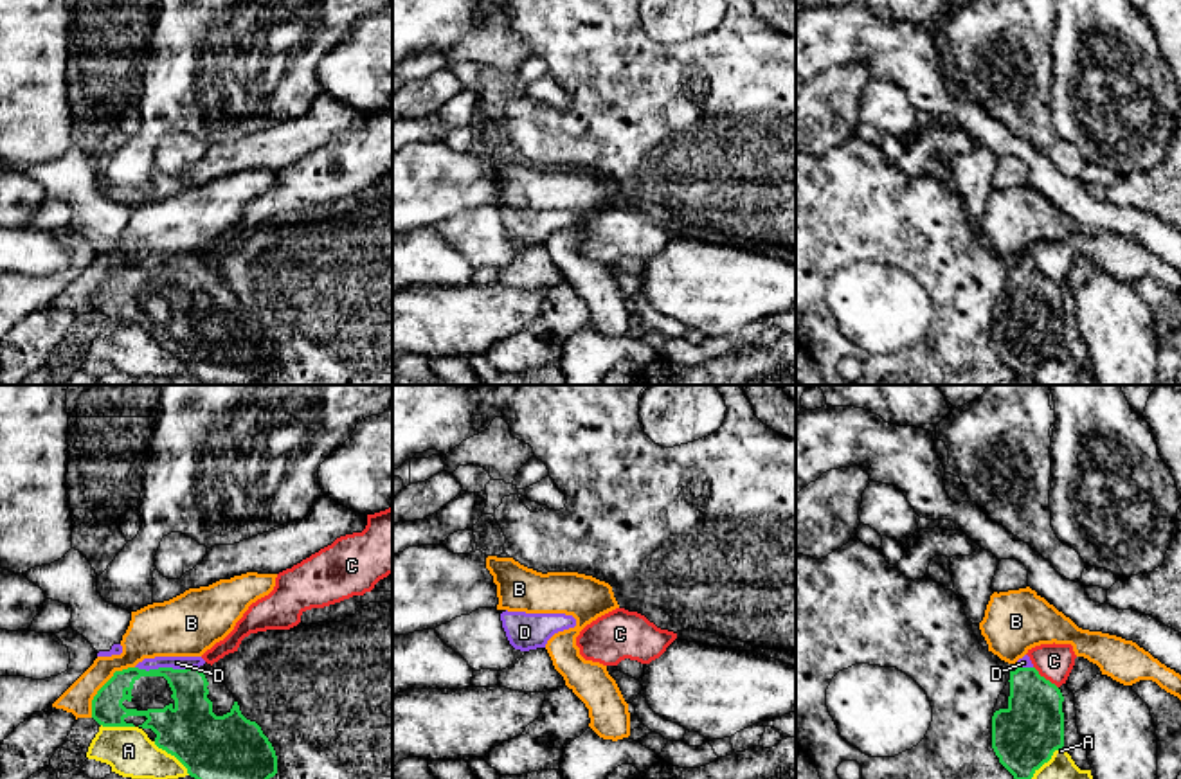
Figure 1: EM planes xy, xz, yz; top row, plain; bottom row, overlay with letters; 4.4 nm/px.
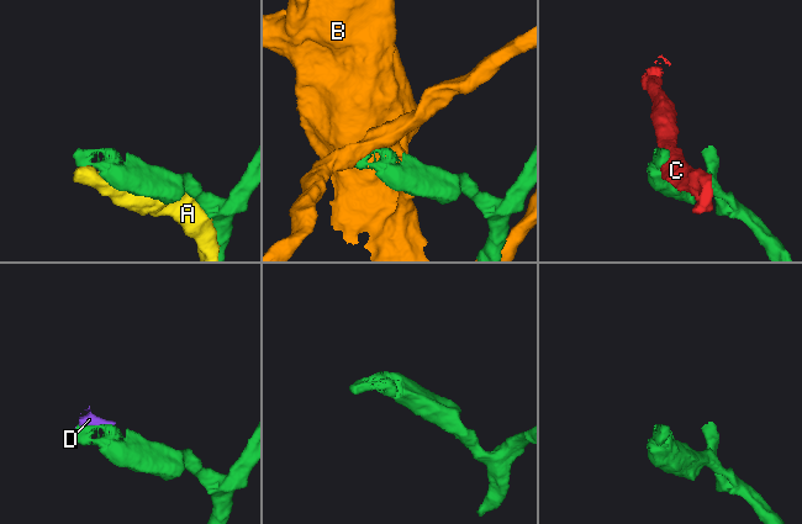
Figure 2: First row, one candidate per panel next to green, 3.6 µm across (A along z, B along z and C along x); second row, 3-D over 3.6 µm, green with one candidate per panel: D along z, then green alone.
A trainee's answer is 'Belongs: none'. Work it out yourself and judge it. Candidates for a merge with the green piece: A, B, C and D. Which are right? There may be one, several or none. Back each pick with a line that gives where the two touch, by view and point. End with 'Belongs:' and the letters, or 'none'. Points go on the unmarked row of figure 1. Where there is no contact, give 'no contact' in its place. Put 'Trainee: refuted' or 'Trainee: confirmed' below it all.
D: contact xy (168, 265)
Belongs: D
Trainee: refuted

